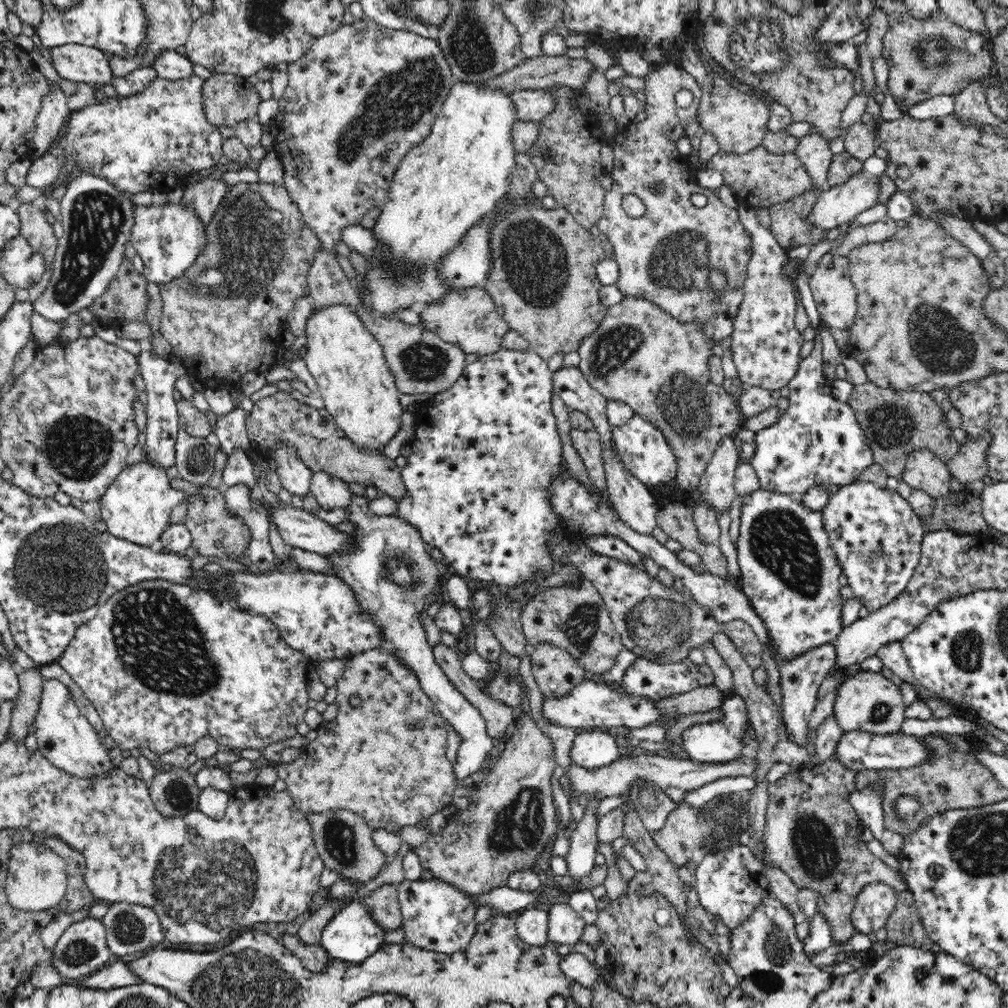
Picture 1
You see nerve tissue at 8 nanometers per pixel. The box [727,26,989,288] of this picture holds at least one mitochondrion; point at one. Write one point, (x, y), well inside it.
(936, 56)

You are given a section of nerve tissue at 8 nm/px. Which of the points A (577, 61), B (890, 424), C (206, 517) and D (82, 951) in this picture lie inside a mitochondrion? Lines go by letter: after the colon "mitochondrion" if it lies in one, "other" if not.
A: other
B: mitochondrion
C: other
D: mitochondrion

